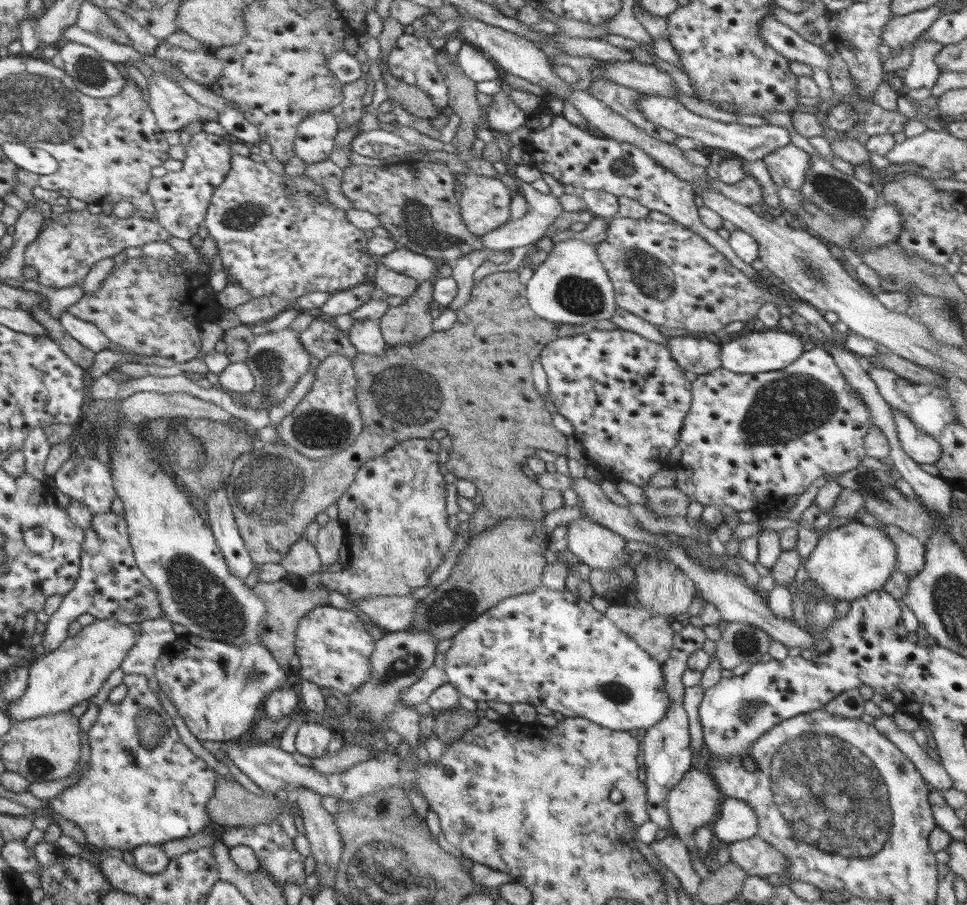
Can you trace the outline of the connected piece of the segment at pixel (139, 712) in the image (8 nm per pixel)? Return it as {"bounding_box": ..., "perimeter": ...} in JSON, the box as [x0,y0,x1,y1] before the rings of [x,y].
{"bounding_box":[30,674,218,852],"perimeter":[[[125,674],[123,683],[128,688],[127,696],[120,703],[105,702],[99,708],[97,722],[90,726],[88,768],[72,788],[48,800],[50,814],[32,812],[30,818],[39,816],[54,820],[54,811],[80,827],[89,844],[97,848],[112,848],[122,852],[144,844],[161,845],[164,841],[192,836],[209,828],[212,820],[206,804],[215,792],[218,775],[208,764],[182,743],[173,720],[161,705],[159,698],[148,686],[142,674]]]}

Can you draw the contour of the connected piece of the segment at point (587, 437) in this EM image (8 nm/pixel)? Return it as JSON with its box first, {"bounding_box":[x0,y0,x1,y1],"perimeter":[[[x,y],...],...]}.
{"bounding_box":[539,328,692,486],"perimeter":[[[620,328],[608,330],[590,330],[584,334],[579,334],[571,337],[556,338],[556,340],[549,342],[539,354],[540,362],[547,374],[548,394],[556,412],[562,414],[574,428],[573,436],[582,444],[589,463],[596,468],[601,468],[601,471],[606,470],[612,476],[618,476],[622,480],[632,482],[636,486],[644,486],[650,482],[652,476],[662,469],[662,464],[666,460],[671,460],[669,457],[670,450],[678,444],[678,437],[680,437],[680,429],[684,422],[686,413],[690,410],[692,402],[692,386],[691,382],[686,379],[685,370],[672,358],[672,354],[668,348],[657,342],[652,342],[636,332],[628,330],[621,330]]]}

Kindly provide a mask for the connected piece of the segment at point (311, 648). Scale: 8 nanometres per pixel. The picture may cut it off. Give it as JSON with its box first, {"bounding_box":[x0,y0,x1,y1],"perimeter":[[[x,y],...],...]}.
{"bounding_box":[295,604,376,695],"perimeter":[[[331,604],[316,606],[300,618],[295,635],[295,654],[299,656],[301,663],[300,679],[314,682],[322,690],[336,689],[344,695],[357,690],[361,684],[368,681],[370,677],[369,659],[376,641],[353,611],[338,609]]]}

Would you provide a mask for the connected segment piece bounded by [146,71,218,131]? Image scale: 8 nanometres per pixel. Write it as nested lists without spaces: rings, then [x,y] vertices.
[[[153,71],[147,77],[150,108],[158,126],[163,130],[180,131],[184,125],[200,119],[218,121],[218,112],[208,106],[202,107],[192,96],[184,92],[166,75]]]

